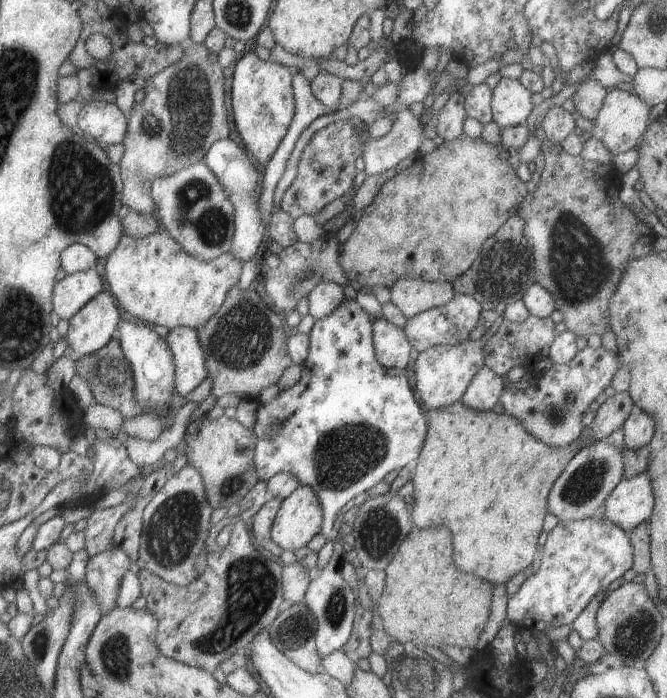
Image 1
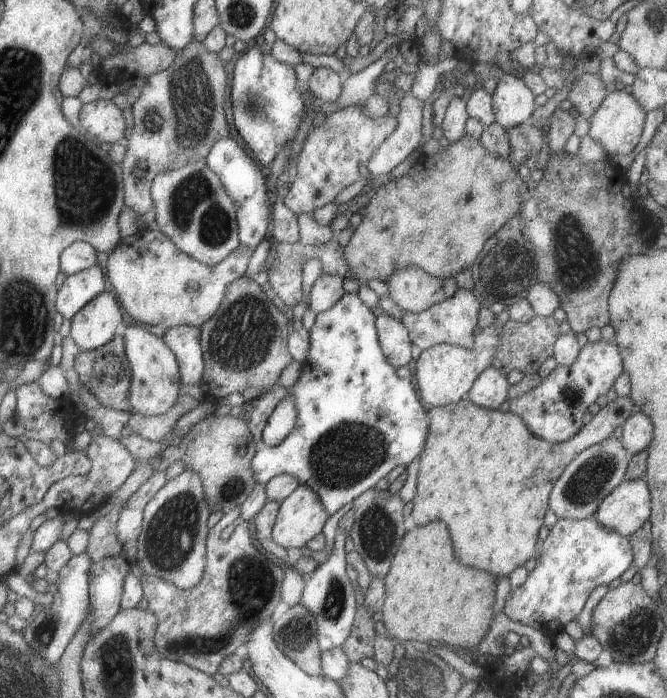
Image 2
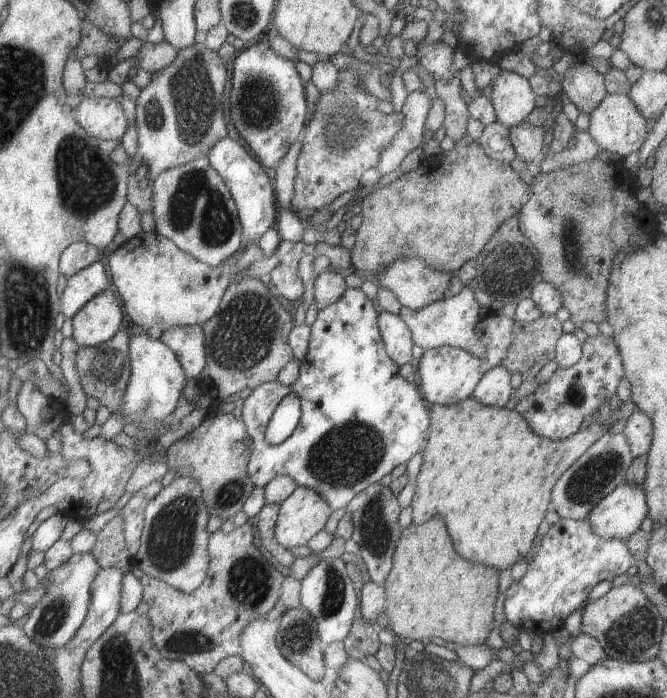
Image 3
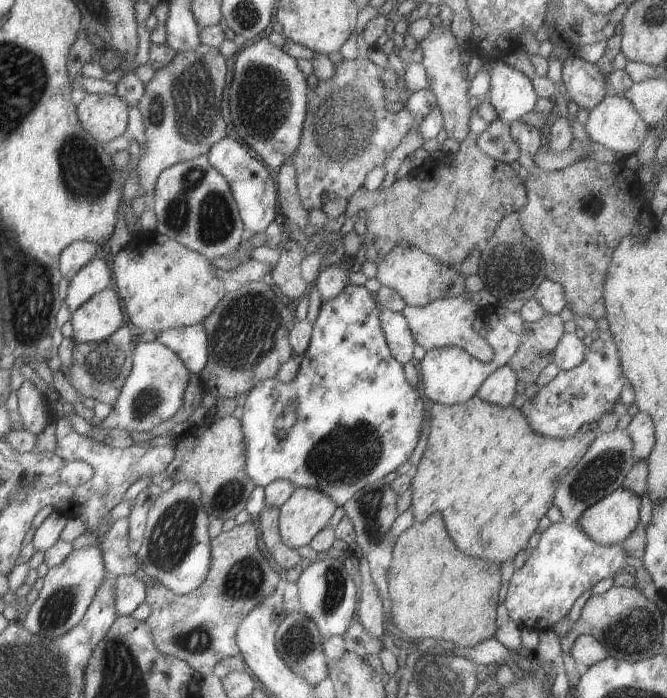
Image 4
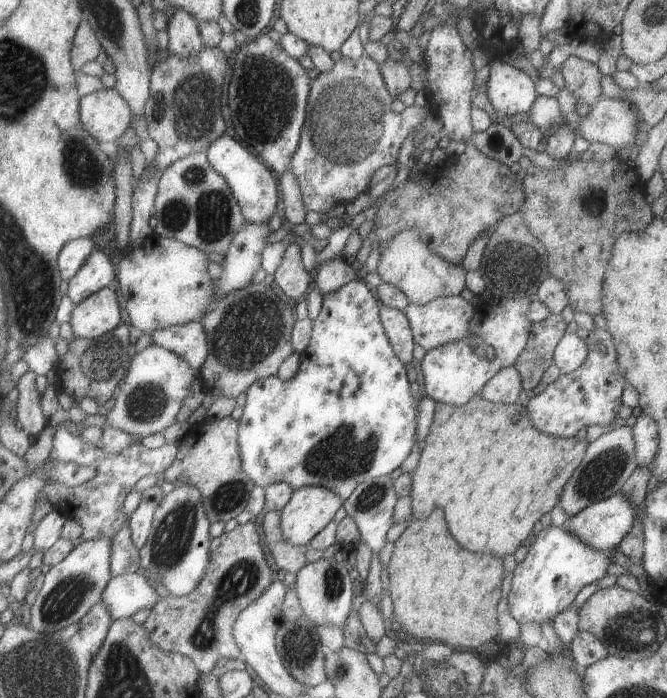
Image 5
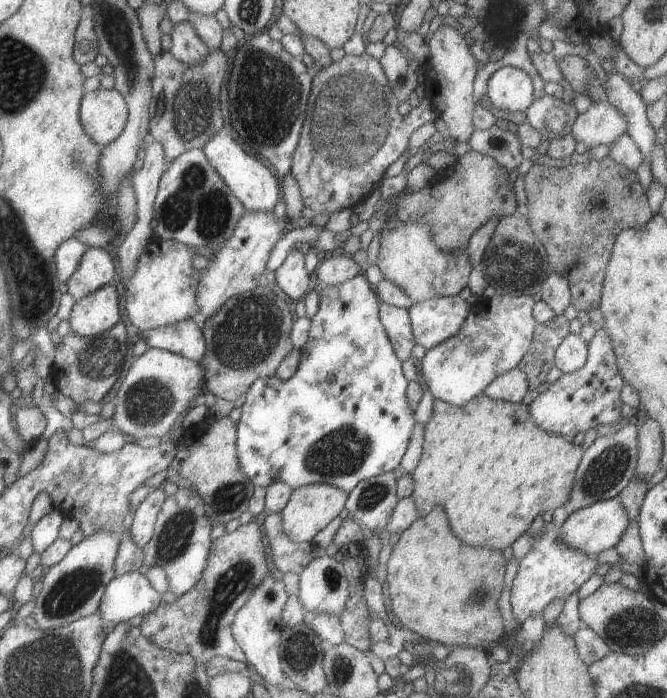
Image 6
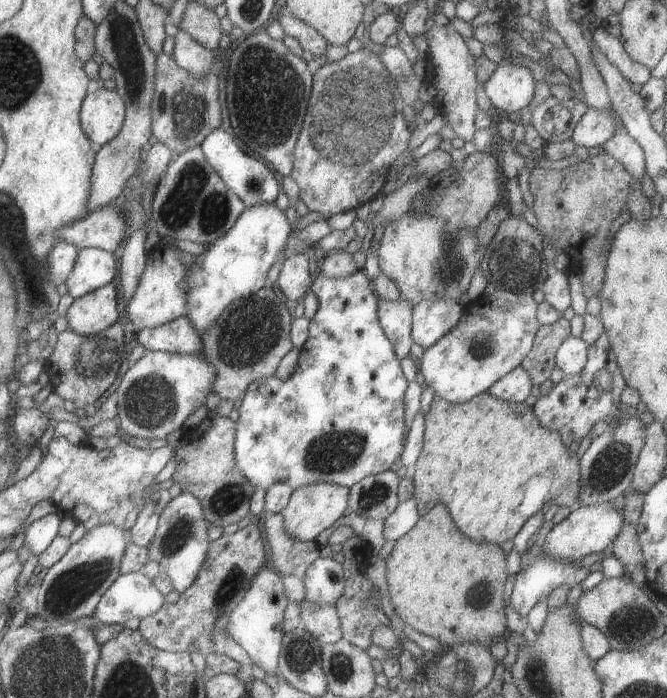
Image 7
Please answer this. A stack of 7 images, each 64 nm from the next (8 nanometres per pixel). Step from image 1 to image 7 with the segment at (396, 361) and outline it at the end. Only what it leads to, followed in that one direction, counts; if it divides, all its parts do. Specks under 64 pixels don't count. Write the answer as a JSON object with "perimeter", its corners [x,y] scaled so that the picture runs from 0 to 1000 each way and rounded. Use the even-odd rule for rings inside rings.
{"perimeter":[[[570,428],[567,443],[576,474],[588,486],[598,513],[604,516],[616,509],[616,499],[624,491],[618,480],[622,437],[613,430]]]}

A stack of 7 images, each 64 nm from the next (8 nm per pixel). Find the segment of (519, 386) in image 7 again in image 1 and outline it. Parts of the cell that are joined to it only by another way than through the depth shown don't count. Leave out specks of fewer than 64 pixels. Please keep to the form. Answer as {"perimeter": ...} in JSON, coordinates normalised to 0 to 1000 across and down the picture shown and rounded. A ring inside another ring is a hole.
{"perimeter":[[[726,524],[709,543],[693,573],[715,587],[736,589],[753,567],[757,549],[757,542]]]}

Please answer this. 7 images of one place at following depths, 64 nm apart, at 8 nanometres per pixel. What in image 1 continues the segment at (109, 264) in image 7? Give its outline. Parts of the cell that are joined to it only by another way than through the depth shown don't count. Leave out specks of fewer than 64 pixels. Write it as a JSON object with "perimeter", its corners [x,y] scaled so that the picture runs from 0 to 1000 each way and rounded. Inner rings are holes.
{"perimeter":[[[142,383],[127,390],[100,393],[84,407],[81,421],[81,447],[105,458],[157,415],[157,404]]]}

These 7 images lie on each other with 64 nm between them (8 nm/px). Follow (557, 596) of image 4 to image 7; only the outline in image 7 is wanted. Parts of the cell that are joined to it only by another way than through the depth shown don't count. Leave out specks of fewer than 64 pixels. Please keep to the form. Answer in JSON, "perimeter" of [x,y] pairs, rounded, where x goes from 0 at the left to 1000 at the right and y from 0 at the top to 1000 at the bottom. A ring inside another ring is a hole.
{"perimeter":[[[808,795],[787,817],[772,822],[765,865],[778,883],[789,880],[802,864],[841,838],[858,842],[882,822],[883,812],[859,814],[859,804],[837,804]]]}

